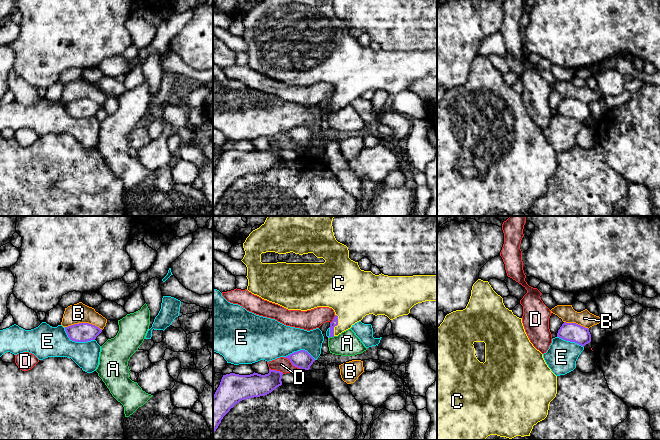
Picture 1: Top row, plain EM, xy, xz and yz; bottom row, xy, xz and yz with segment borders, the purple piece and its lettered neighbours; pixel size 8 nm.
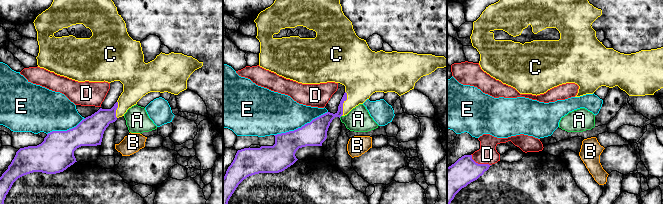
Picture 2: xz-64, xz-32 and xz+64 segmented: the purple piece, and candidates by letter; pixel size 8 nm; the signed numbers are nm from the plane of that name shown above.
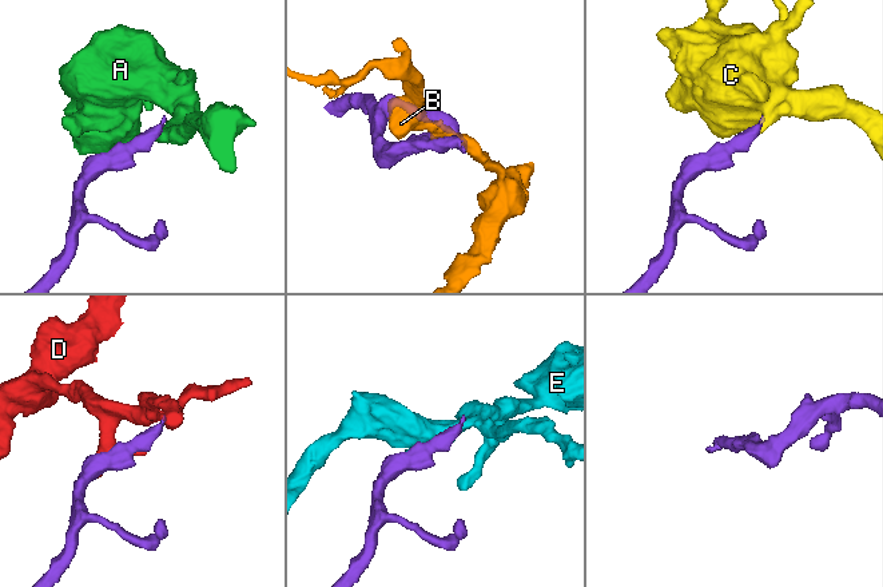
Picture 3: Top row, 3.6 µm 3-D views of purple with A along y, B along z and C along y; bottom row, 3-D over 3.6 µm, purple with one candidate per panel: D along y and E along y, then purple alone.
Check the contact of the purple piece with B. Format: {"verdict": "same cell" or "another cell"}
{"verdict": "another cell"}

